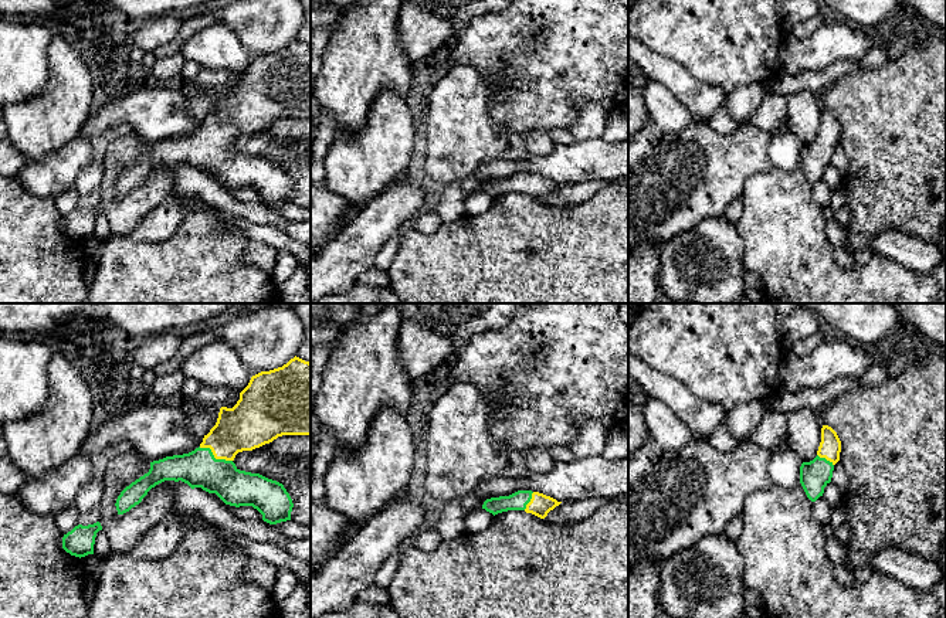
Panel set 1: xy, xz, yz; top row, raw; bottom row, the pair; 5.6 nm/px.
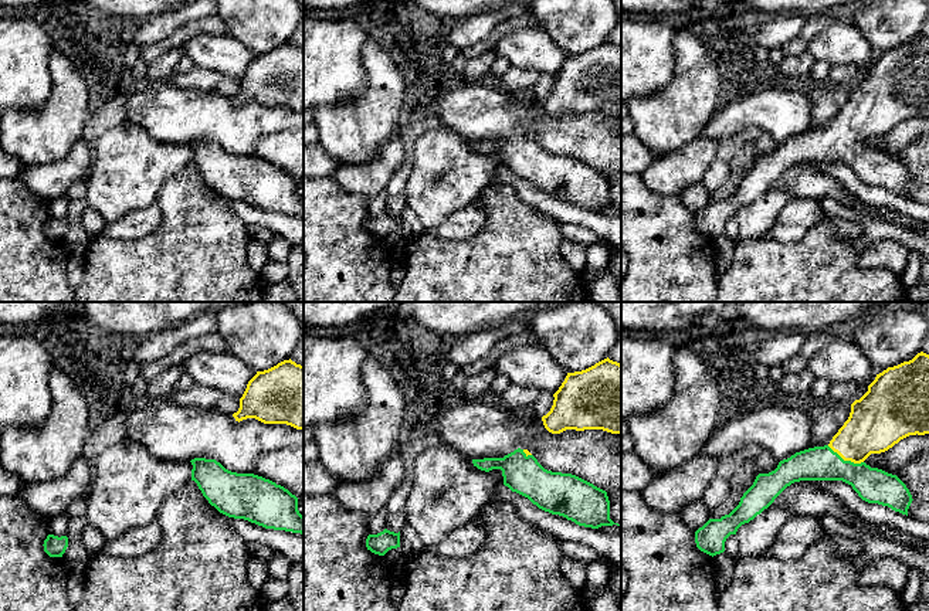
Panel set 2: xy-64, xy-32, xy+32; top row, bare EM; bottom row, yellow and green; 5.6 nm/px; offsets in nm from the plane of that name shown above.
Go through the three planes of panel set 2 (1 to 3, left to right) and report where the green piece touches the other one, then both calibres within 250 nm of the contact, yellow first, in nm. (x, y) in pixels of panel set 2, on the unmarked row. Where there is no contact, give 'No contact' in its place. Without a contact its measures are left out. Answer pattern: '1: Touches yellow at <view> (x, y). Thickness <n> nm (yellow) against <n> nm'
1: No contact
2: Touches yellow at xy-32 (526, 136). Thickness 20 nm (yellow) against 220 nm
3: Touches yellow at xy+32 (846, 142). Thickness 300 nm (yellow) against 200 nm

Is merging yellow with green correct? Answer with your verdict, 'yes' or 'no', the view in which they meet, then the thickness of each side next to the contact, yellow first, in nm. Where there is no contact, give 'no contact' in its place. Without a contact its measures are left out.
yes | xy | 260/220 nm

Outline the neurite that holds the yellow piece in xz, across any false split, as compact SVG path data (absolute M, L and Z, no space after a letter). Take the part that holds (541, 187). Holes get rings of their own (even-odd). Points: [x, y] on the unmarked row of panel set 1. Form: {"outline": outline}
{"outline": "M518 173L509 179L499 179L486 181L482 191L494 198L508 193L525 193L540 201L545 201L550 193L559 189L562 184L532 173Z"}

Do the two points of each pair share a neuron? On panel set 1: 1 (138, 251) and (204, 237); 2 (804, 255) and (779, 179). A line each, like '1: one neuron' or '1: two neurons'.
1: one neuron
2: one neuron

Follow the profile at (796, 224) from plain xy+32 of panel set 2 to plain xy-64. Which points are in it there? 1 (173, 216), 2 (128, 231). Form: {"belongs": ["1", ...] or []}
{"belongs": ["2"]}

